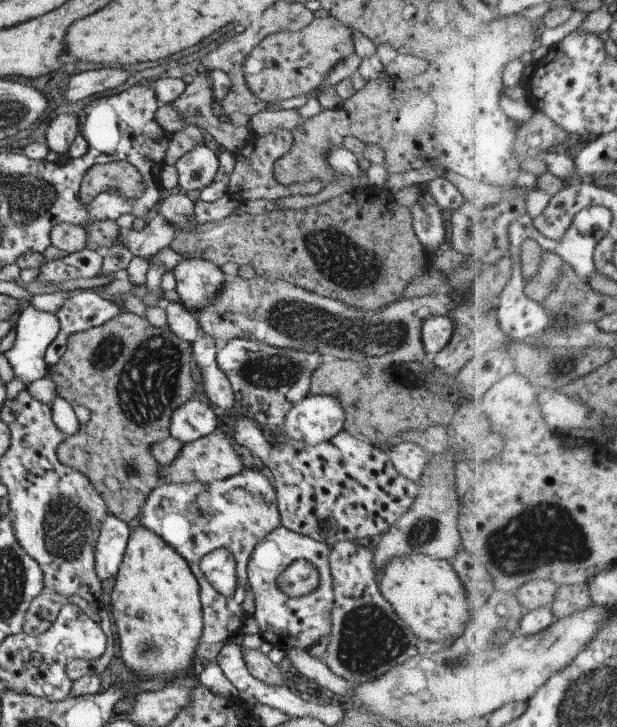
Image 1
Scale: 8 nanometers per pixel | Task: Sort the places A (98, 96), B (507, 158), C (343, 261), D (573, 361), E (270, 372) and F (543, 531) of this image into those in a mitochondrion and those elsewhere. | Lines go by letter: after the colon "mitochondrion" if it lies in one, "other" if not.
A: other
B: other
C: mitochondrion
D: mitochondrion
E: mitochondrion
F: mitochondrion

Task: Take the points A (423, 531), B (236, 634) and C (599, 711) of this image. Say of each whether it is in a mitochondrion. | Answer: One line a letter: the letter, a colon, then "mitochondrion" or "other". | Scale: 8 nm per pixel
A: mitochondrion
B: other
C: mitochondrion

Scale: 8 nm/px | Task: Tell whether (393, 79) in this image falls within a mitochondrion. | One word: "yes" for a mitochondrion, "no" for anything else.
no

